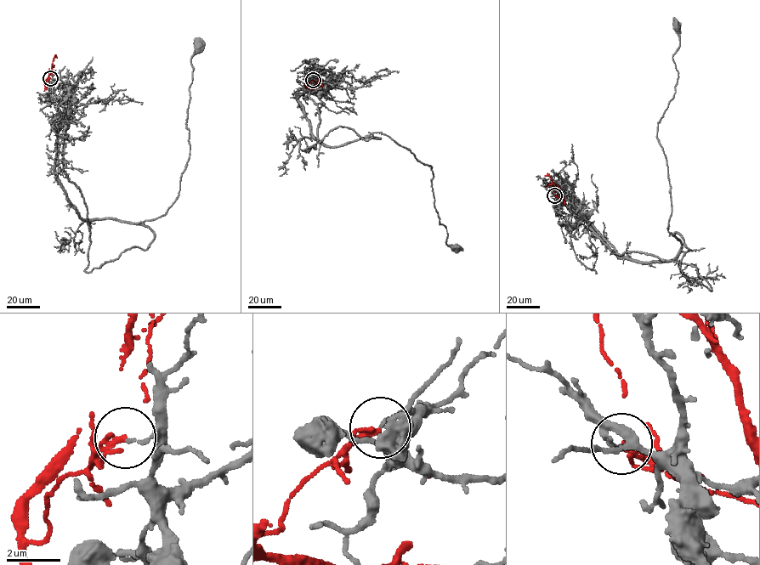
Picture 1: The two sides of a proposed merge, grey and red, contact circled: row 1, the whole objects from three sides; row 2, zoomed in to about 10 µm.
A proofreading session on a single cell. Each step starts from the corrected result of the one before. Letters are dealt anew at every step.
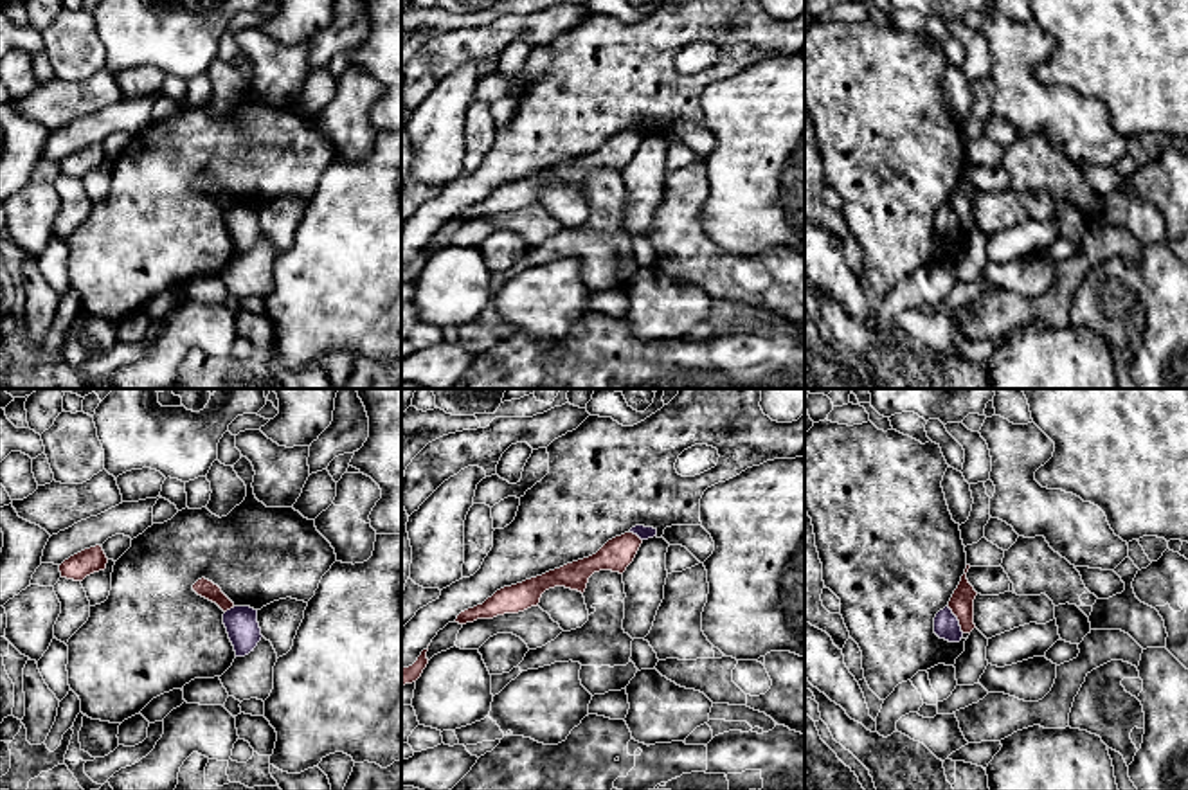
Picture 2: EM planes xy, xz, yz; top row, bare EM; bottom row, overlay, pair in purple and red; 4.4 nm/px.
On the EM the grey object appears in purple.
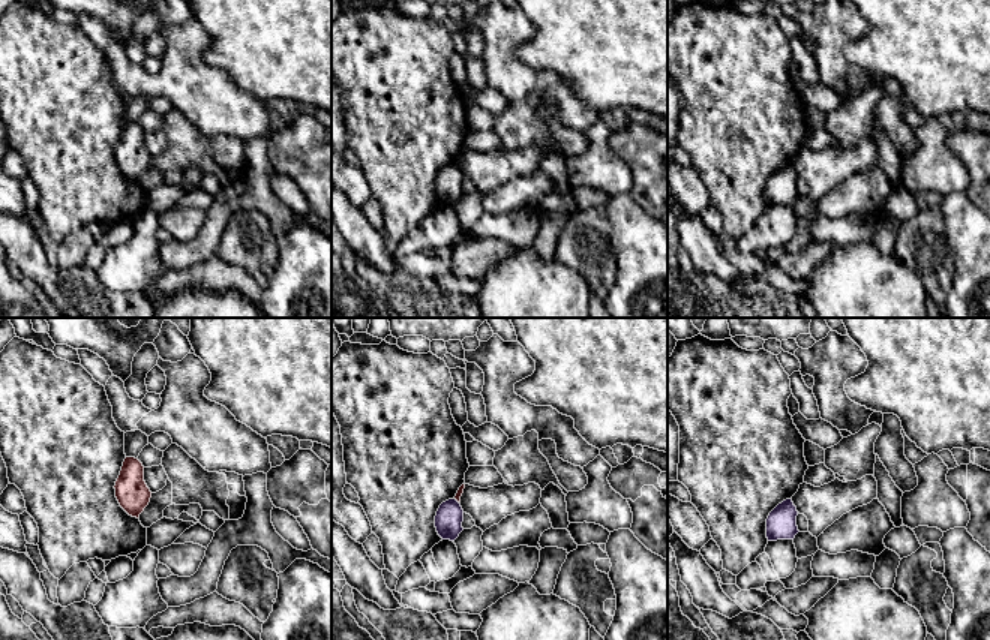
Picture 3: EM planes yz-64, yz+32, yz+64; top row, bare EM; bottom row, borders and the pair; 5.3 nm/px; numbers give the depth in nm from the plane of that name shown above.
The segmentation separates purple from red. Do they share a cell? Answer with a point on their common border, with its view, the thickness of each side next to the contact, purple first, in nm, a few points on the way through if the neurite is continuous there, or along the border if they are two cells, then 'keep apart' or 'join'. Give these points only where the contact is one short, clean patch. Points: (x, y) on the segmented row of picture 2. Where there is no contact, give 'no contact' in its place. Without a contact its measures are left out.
meets purple in yz at (956, 619); 110 nm thick on the purple side, 110 nm on the other; border along yz (947, 607), (963, 632); keep apart

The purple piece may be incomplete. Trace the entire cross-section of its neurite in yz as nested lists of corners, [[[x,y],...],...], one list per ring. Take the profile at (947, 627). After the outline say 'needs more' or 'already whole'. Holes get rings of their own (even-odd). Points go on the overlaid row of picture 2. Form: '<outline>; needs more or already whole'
[[[949,606],[940,610],[934,617],[934,633],[940,639],[945,639],[949,642],[959,642],[963,637],[961,626],[958,617],[952,614]]]; already whole

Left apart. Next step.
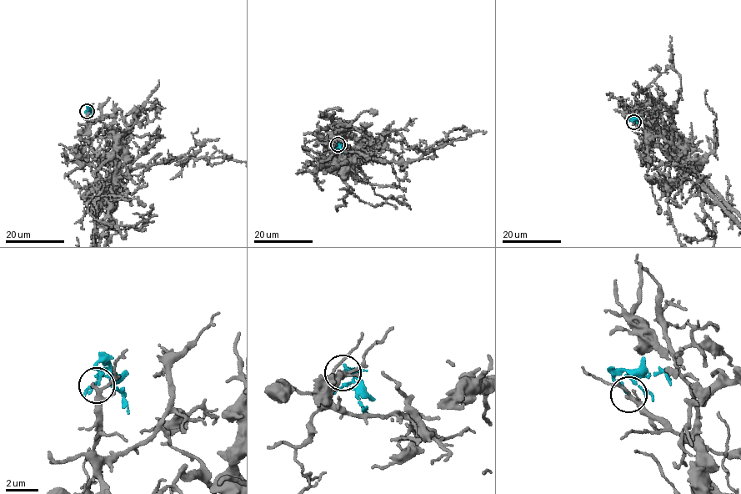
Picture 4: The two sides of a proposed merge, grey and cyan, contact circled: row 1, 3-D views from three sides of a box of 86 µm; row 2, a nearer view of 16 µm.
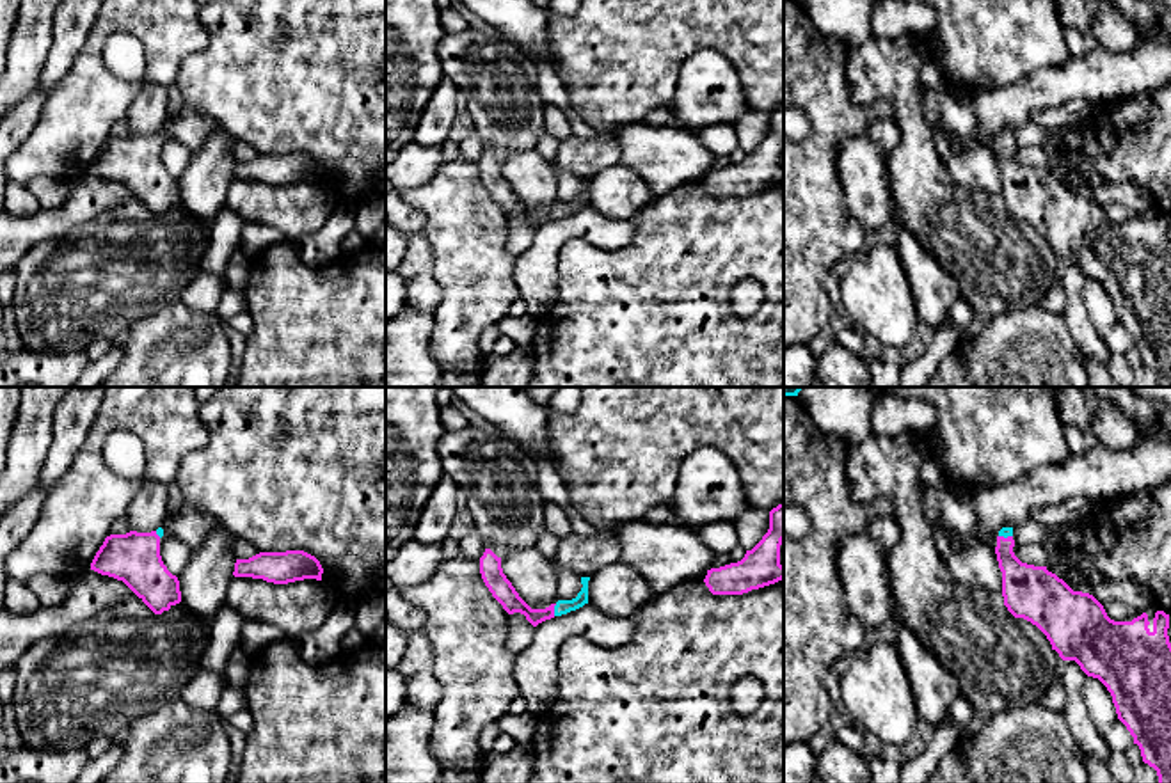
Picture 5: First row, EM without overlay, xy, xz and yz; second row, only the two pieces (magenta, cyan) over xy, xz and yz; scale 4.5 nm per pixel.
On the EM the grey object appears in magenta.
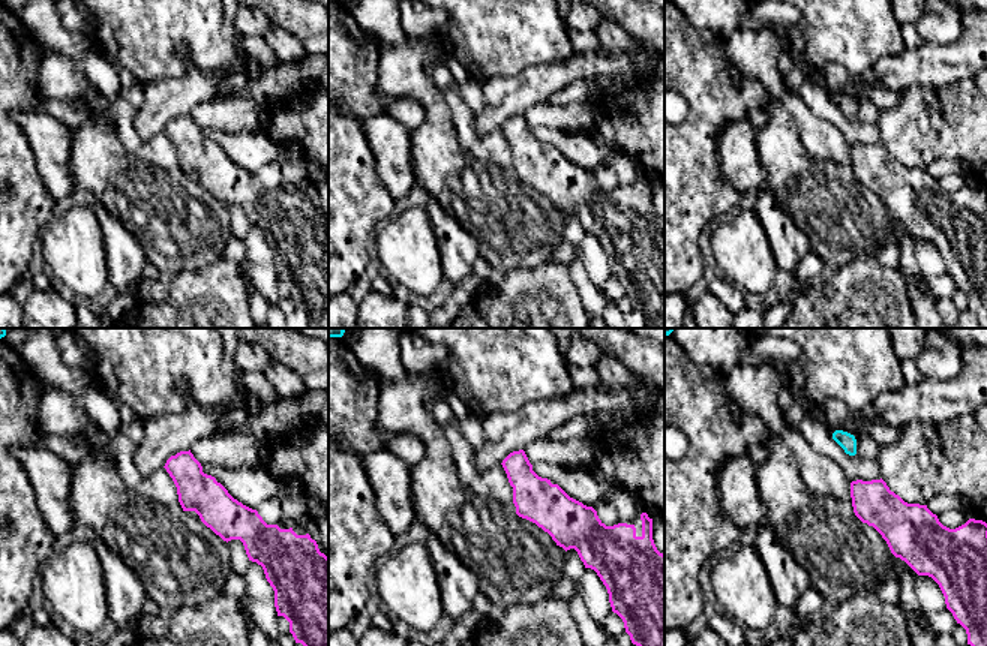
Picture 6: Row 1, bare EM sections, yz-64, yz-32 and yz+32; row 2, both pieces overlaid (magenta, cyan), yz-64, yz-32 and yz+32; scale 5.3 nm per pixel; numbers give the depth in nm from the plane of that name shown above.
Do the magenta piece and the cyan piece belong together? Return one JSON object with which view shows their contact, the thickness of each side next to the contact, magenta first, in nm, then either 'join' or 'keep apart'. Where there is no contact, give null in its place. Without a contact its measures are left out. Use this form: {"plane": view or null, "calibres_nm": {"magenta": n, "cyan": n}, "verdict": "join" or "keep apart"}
{"plane": "xz", "calibres_nm": {"magenta": 100, "cyan": 60}, "verdict": "join"}

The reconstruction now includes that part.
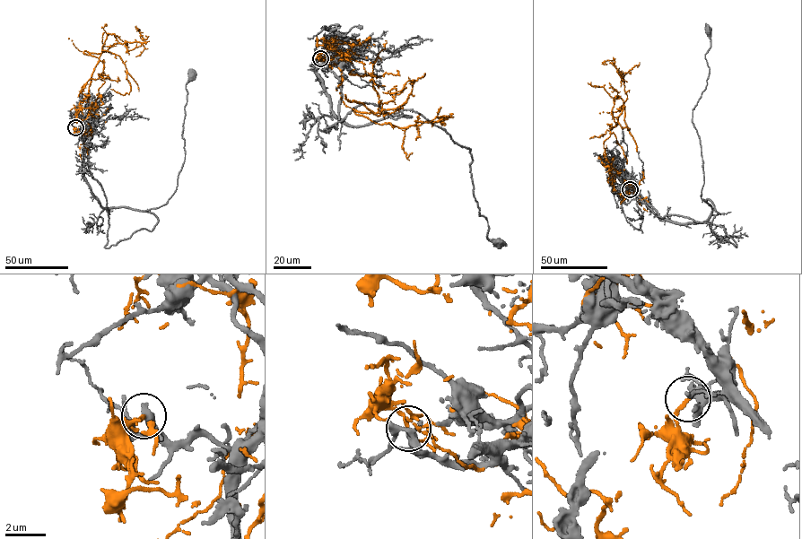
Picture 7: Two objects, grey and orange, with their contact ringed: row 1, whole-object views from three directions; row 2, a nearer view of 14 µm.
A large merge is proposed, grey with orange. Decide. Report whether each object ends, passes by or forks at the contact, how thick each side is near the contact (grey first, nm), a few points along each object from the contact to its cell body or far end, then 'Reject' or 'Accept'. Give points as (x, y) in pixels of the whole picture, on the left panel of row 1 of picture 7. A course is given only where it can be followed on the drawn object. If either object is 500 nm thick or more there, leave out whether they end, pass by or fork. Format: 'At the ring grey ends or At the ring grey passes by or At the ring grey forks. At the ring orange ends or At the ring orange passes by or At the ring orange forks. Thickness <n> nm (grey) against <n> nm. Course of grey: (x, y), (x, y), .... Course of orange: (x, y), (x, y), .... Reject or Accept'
At the ring grey passes by. At the ring orange ends. Thickness 320 nm (grey) against 160 nm. Course of grey: (75, 127), (82, 130), (83, 176), (100, 205), (160, 207), (176, 190), (184, 160), (186, 84), (191, 75). Course of orange: (75, 127), (91, 108), (80, 91), (104, 66), (83, 51), (145, 42), (136, 30). Reject

